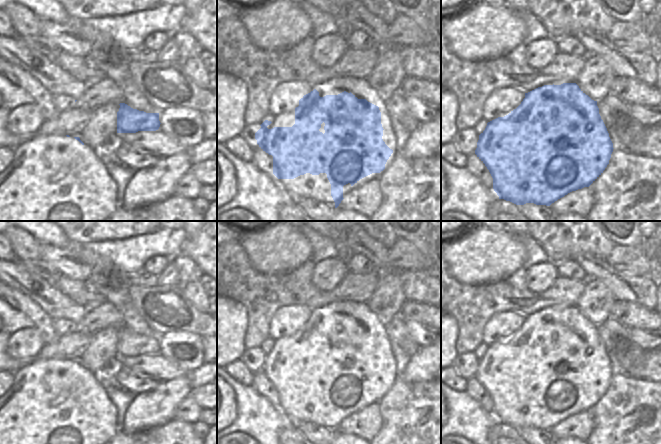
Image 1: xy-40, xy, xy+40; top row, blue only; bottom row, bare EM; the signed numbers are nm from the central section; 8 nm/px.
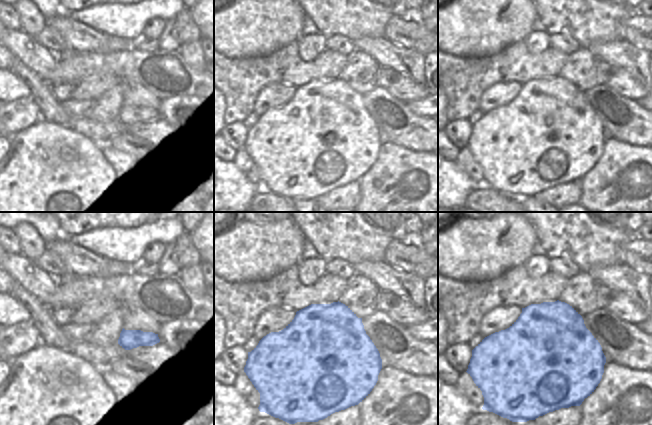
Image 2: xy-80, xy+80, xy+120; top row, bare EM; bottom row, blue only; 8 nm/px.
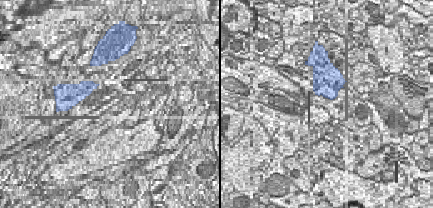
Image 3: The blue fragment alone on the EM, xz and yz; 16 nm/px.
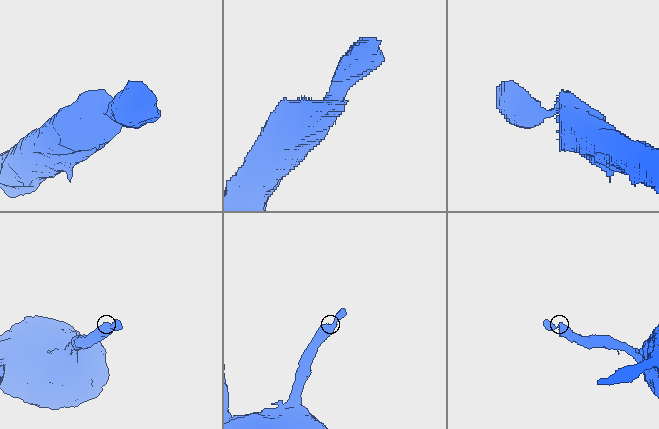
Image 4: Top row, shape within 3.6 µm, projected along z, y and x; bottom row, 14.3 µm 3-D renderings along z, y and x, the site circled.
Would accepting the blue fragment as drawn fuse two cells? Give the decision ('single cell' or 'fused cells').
fused cells

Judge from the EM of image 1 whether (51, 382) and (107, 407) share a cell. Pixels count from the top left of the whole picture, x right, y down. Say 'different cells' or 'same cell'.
same cell

